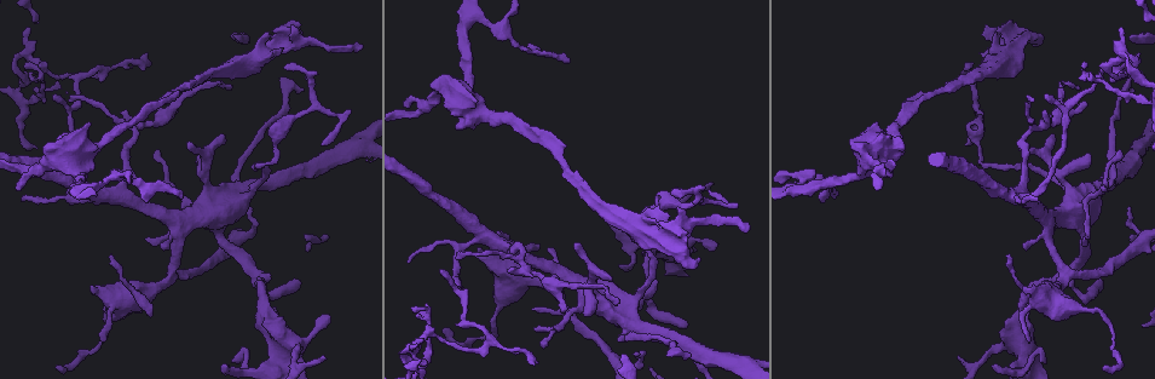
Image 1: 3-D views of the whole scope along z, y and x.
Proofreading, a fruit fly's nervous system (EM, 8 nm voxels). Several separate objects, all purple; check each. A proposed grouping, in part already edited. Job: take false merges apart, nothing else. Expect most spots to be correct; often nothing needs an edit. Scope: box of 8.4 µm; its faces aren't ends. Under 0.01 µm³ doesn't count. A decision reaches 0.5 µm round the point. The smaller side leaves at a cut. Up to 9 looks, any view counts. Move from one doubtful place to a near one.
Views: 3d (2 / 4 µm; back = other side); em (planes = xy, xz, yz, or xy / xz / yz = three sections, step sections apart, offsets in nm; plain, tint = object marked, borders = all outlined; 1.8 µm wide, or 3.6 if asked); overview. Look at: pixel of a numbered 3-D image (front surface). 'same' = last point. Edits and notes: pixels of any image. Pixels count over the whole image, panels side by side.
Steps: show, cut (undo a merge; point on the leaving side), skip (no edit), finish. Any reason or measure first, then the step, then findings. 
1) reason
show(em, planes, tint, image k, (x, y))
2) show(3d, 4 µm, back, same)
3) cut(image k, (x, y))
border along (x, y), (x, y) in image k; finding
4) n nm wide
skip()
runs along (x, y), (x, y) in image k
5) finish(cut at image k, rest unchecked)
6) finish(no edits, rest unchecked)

sharp bend
show(em, planes, plain, image 1, (1121, 53))

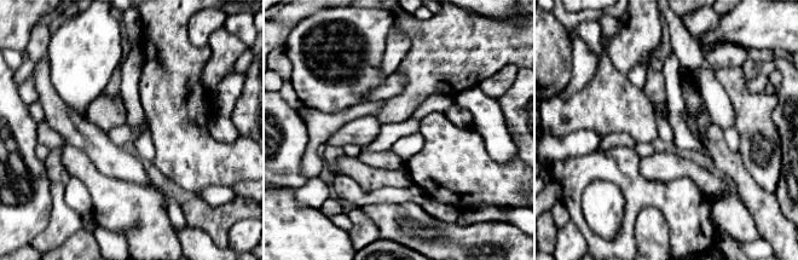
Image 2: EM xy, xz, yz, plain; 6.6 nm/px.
show(em, planes, tint, same)

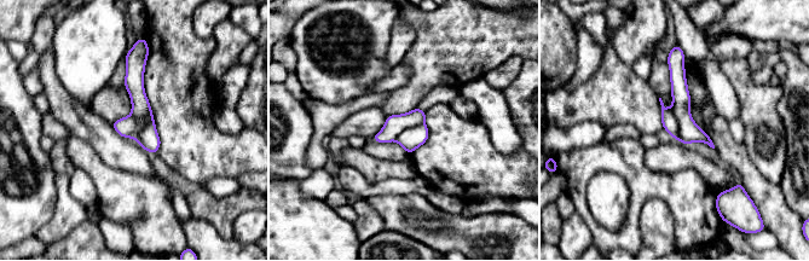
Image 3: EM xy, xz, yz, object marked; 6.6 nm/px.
200 nm wide
cut(image 3, (394, 125))
border along (423, 122), (406, 127), (396, 139) in image 3; two neurons meet here

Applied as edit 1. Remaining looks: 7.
redraw
show(overview)

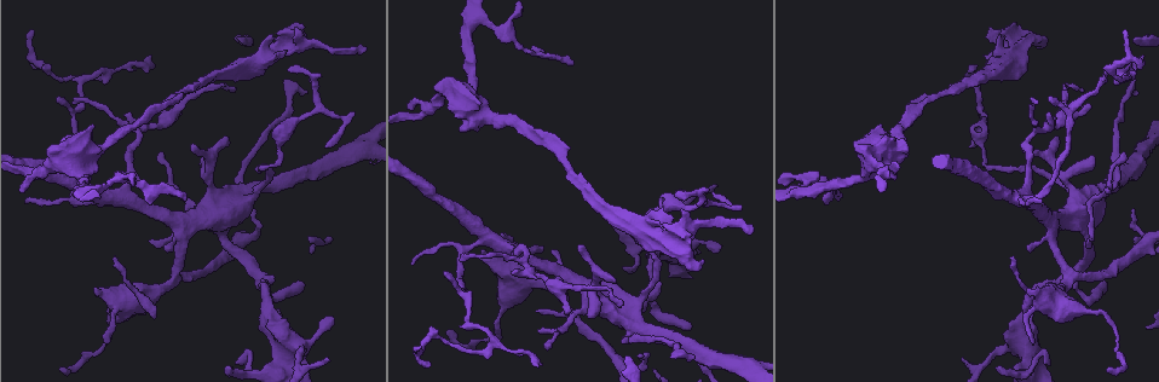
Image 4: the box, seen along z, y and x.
a narrow waist
show(em, planes, tint, image 4, (1118, 74))

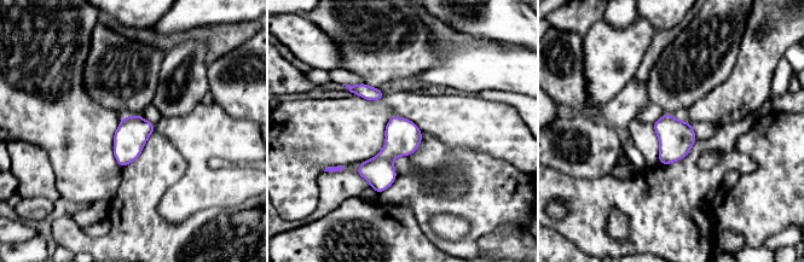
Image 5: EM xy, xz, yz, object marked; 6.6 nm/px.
skip()
all the same neuron

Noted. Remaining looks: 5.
sudden change in width
show(em, 3.6 µm, yz, step 4, tint, image 4, (684, 235))

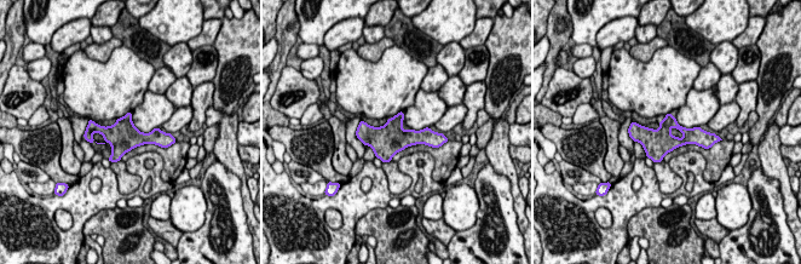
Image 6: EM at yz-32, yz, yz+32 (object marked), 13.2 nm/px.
skip()
one neuron here

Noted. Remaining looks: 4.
two arms at a narrow angle
show(em, 3.6 µm, yz, step 16, borders, image 4, (209, 201))

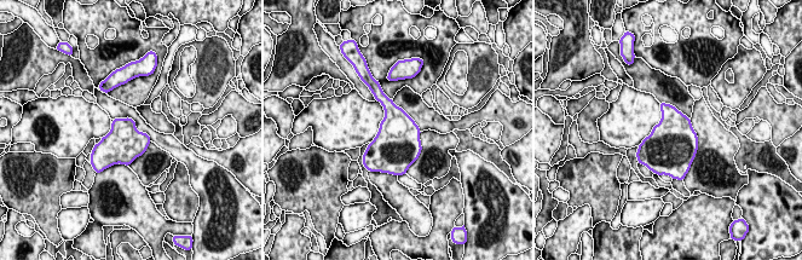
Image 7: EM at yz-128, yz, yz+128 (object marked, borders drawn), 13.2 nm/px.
skip()
continuous, no second neuron

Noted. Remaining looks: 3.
finish(cut at image 3, rest unchecked)

